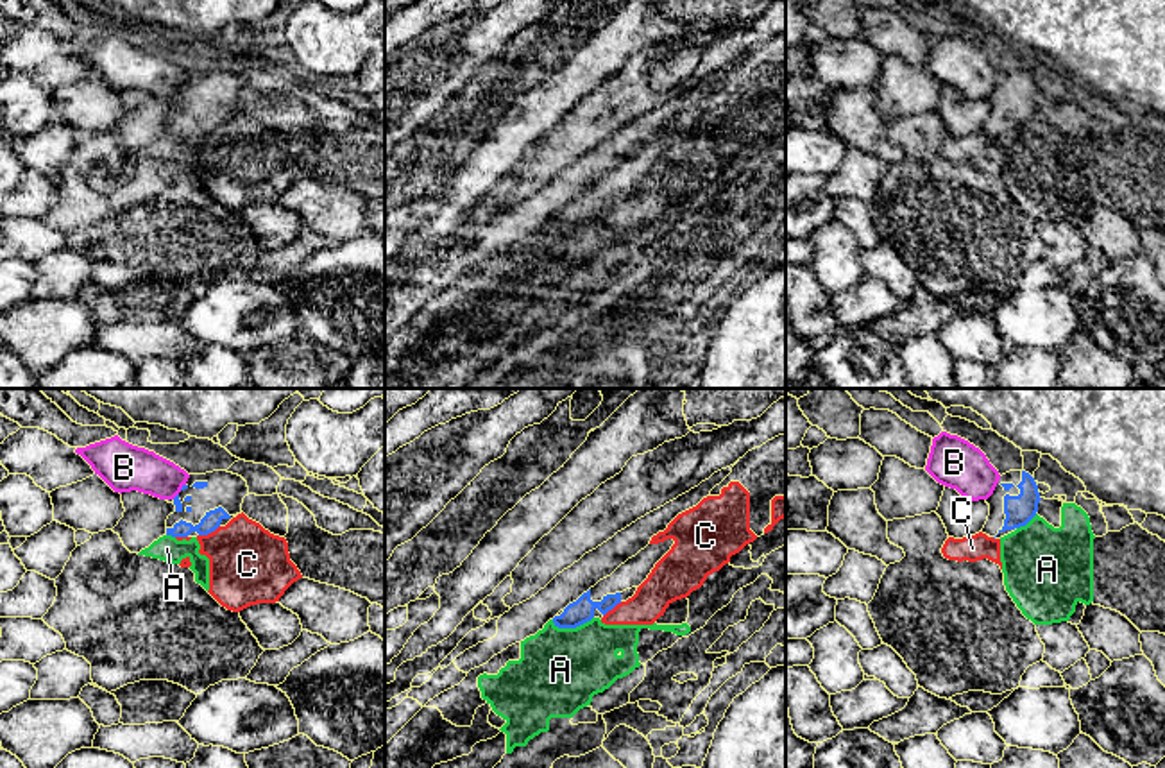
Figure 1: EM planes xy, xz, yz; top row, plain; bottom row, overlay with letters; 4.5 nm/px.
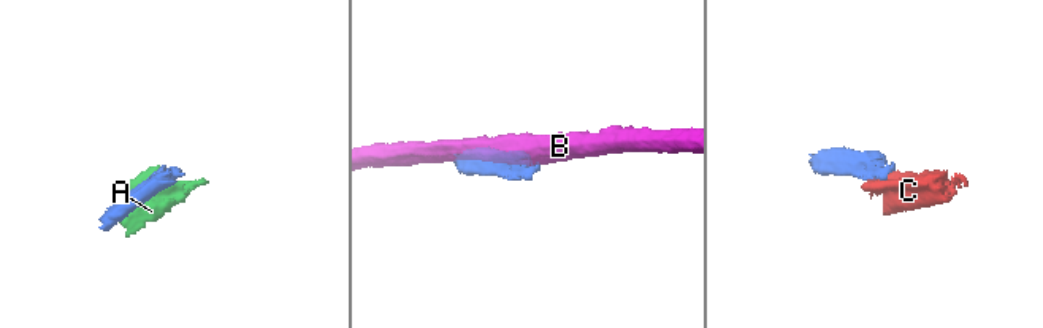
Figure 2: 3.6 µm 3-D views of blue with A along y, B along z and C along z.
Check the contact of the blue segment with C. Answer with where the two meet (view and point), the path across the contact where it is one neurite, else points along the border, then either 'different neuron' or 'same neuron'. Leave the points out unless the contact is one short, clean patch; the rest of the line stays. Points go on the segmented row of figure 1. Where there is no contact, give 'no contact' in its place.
contact xy (208, 532); border xy (219, 525), (199, 536); different neuron

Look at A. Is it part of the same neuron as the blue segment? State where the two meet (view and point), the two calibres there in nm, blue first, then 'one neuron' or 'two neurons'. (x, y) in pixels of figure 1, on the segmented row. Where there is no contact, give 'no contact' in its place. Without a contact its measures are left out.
contact xz (571, 627); calibres 110 and 380 nm; two neurons

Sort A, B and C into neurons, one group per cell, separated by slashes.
A C / B

